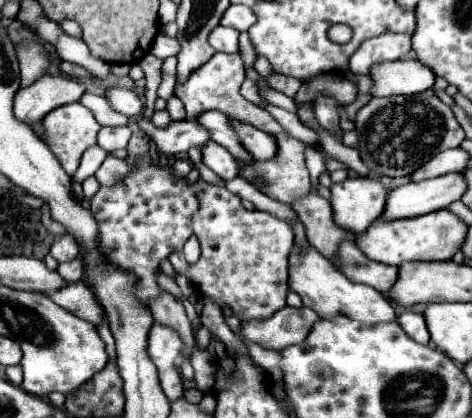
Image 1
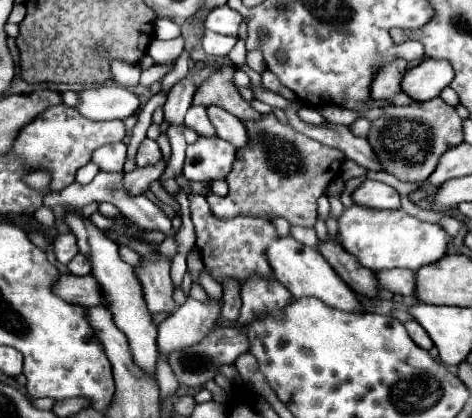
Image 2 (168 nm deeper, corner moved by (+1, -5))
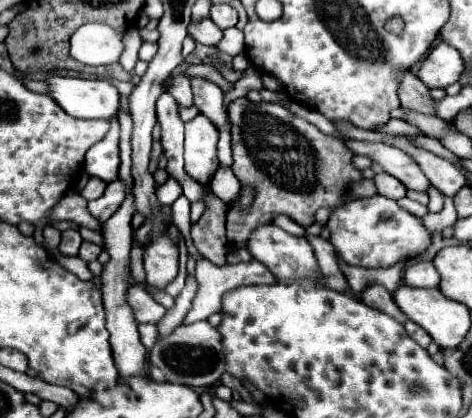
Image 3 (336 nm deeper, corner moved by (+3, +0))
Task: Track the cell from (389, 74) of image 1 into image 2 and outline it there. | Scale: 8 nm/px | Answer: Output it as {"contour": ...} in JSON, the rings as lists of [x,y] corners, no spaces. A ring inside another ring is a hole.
{"contour":[[[423,59],[419,65],[405,71],[401,77],[401,91],[413,101],[427,101],[437,97],[453,79],[453,67],[447,61]]]}

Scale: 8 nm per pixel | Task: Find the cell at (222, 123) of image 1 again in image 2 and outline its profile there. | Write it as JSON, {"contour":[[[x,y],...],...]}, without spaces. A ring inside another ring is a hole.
{"contour":[[[191,107],[185,115],[185,125],[189,129],[193,129],[199,137],[215,137],[215,127],[211,125],[211,121],[207,117],[205,107]]]}

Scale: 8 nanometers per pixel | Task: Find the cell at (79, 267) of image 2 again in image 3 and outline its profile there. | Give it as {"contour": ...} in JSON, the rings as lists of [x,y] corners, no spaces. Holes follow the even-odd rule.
{"contour":[[[83,242],[83,244],[81,244],[81,250],[79,250],[79,258],[83,258],[85,262],[91,262],[91,260],[95,260],[95,258],[99,256],[101,250],[103,250],[103,248],[101,248],[99,244]]]}

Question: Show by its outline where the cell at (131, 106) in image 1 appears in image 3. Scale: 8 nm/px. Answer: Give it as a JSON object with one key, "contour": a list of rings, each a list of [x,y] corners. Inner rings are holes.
{"contour":[[[47,76],[45,84],[47,96],[73,118],[111,118],[119,110],[119,92],[109,80]]]}

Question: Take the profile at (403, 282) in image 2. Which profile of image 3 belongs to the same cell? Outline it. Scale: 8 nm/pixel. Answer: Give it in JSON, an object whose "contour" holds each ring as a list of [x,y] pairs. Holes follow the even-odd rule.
{"contour":[[[417,260],[409,264],[403,272],[403,282],[417,288],[439,288],[439,280],[441,276],[433,266],[433,262],[425,262],[425,260]]]}

